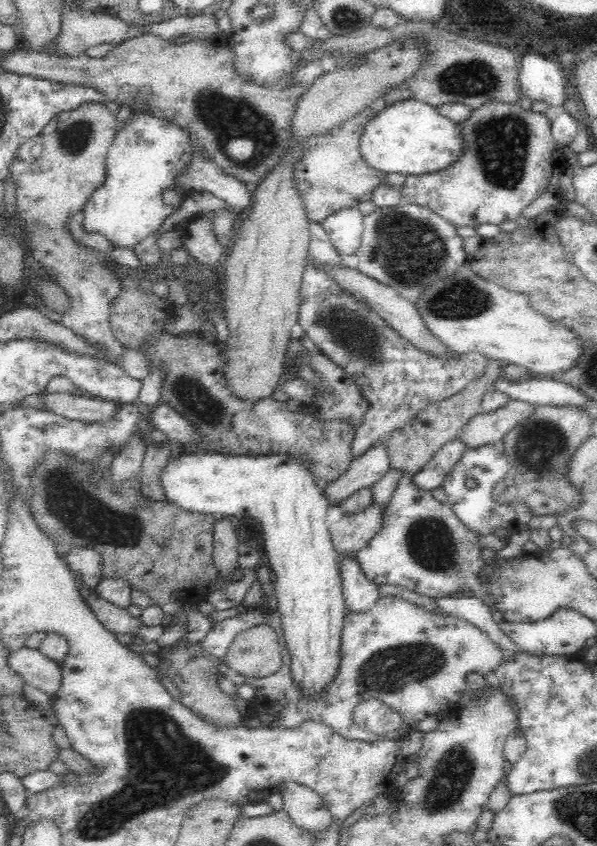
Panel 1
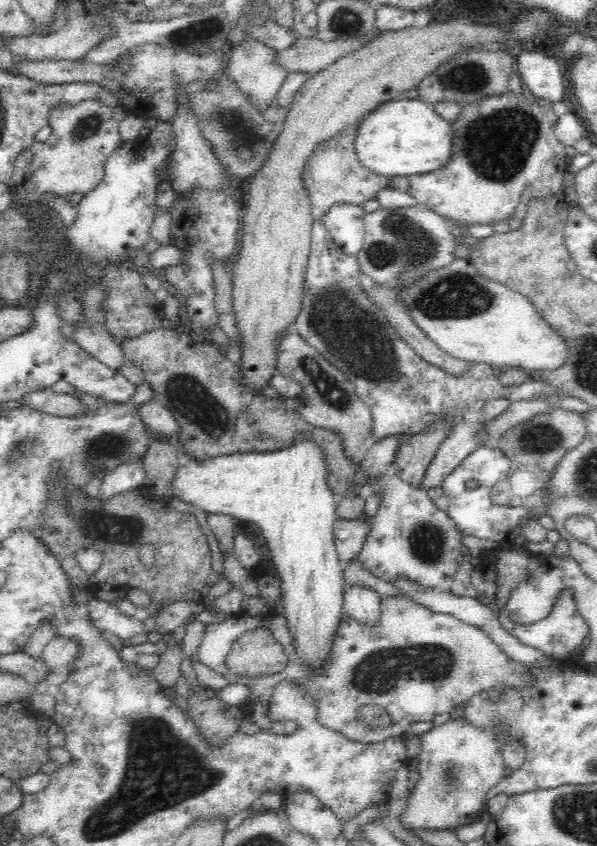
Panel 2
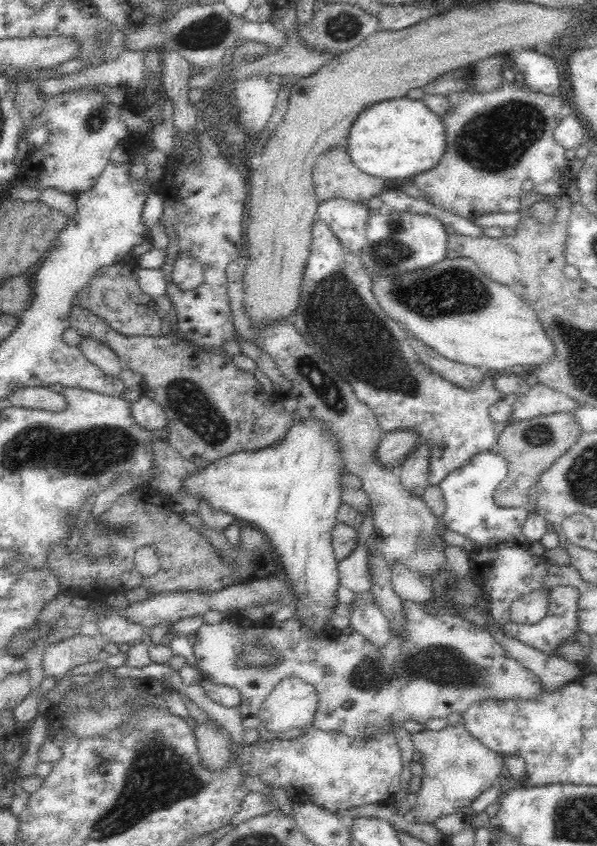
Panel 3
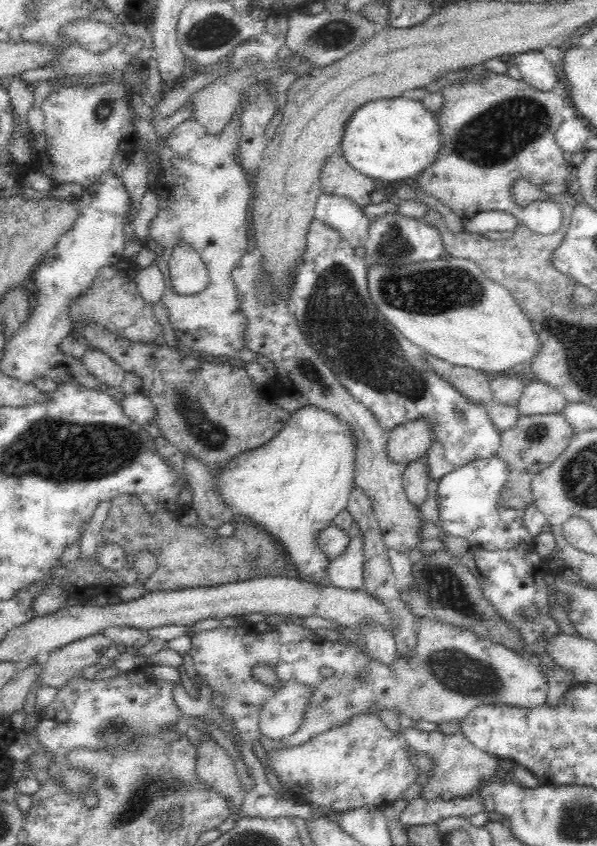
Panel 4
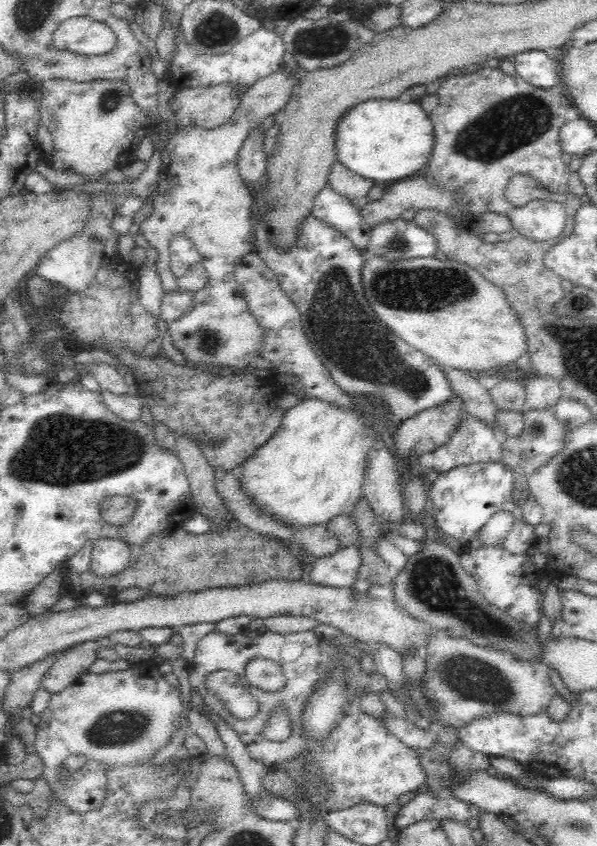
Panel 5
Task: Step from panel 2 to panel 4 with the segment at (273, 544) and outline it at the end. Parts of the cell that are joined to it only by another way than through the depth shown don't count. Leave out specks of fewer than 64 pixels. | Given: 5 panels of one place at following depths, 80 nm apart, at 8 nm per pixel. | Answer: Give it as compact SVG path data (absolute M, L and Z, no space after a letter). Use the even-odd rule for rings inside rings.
M304 404L290 413L287 424L266 445L240 456L236 456L220 475L214 473L218 482L218 493L224 503L230 506L235 517L240 520L257 522L274 539L281 542L294 565L300 579L312 576L318 584L328 584L326 568L329 558L318 546L318 532L333 524L333 518L344 509L347 510L352 490L356 488L356 450L358 441L348 423L338 416L311 404Z

